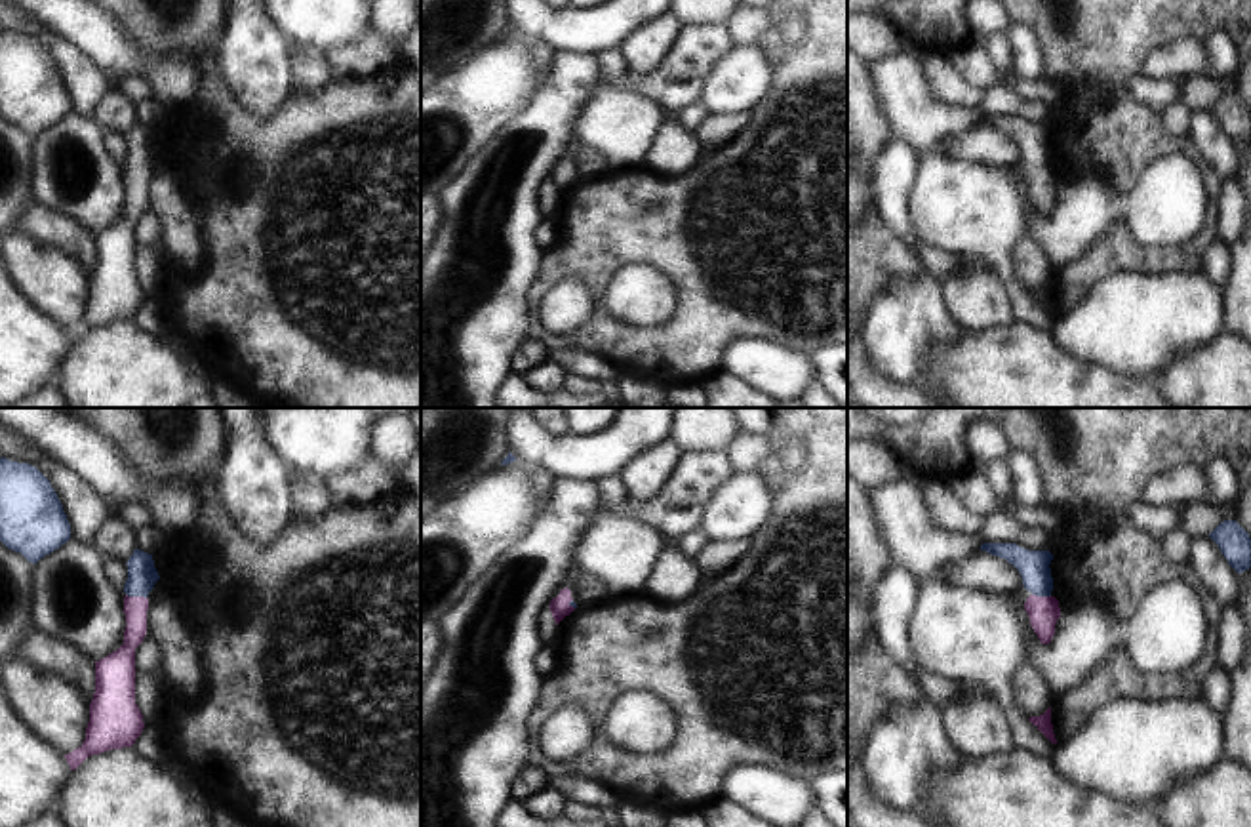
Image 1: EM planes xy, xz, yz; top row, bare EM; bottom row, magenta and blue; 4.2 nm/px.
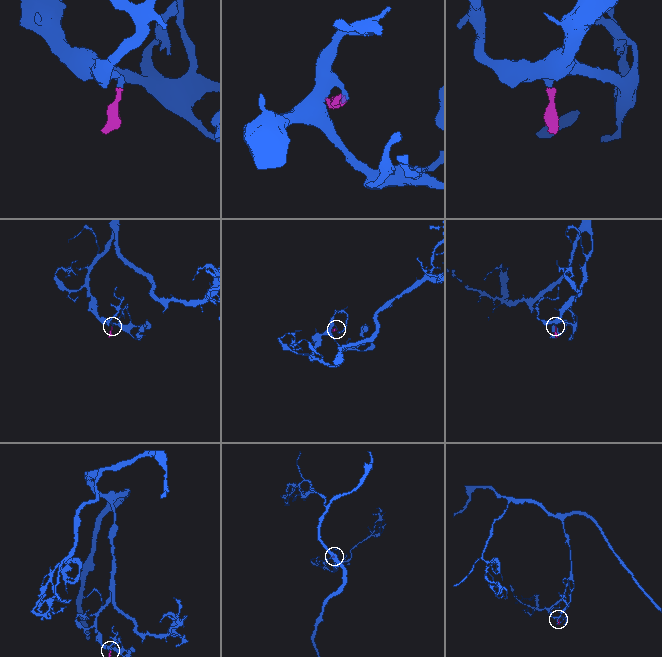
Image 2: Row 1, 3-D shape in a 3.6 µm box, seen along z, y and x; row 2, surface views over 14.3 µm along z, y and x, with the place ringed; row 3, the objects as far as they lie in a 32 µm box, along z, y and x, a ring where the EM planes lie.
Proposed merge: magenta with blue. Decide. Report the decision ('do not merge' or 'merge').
merge

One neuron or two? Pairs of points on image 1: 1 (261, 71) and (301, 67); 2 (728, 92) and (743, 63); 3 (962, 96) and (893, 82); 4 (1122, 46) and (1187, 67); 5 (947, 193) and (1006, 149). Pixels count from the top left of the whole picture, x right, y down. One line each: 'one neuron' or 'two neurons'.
1: two neurons
2: one neuron
3: two neurons
4: two neurons
5: two neurons

